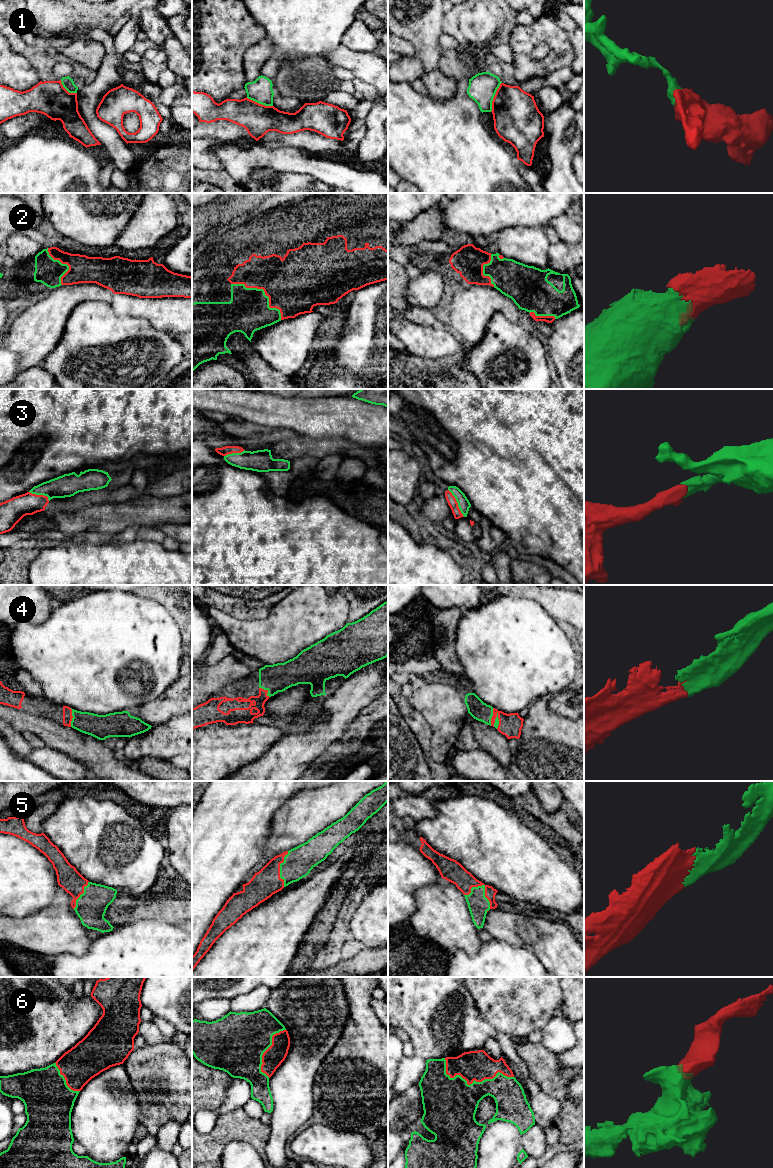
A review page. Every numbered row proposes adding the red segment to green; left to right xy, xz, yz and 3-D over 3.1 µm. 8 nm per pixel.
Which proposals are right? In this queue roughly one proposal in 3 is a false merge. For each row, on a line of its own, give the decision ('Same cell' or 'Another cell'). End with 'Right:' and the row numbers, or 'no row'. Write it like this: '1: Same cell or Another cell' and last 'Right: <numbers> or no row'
1: Another cell
2: Same cell
3: Same cell
4: Same cell
5: Same cell
6: Same cell
Right: 2, 3, 4, 5, 6

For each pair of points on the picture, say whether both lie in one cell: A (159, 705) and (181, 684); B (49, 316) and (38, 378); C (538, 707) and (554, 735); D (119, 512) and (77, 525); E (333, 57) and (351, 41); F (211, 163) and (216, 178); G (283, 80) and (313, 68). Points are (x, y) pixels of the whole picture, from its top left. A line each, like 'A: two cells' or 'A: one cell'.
A: one cell
B: two cells
C: one cell
D: one cell
E: two cells
F: two cells
G: one cell

